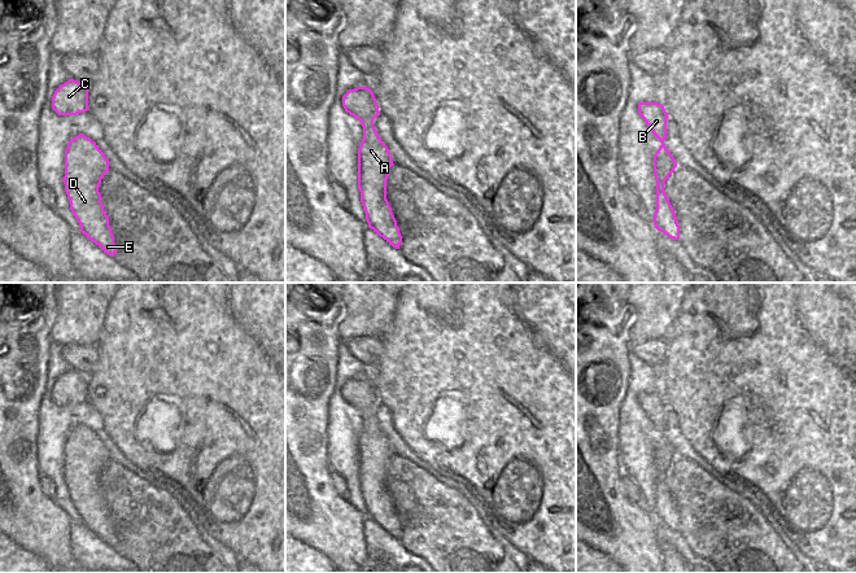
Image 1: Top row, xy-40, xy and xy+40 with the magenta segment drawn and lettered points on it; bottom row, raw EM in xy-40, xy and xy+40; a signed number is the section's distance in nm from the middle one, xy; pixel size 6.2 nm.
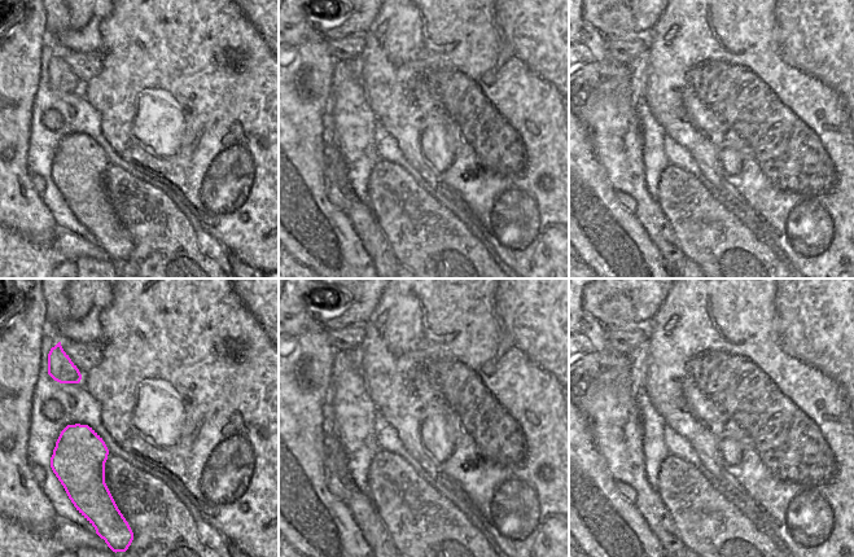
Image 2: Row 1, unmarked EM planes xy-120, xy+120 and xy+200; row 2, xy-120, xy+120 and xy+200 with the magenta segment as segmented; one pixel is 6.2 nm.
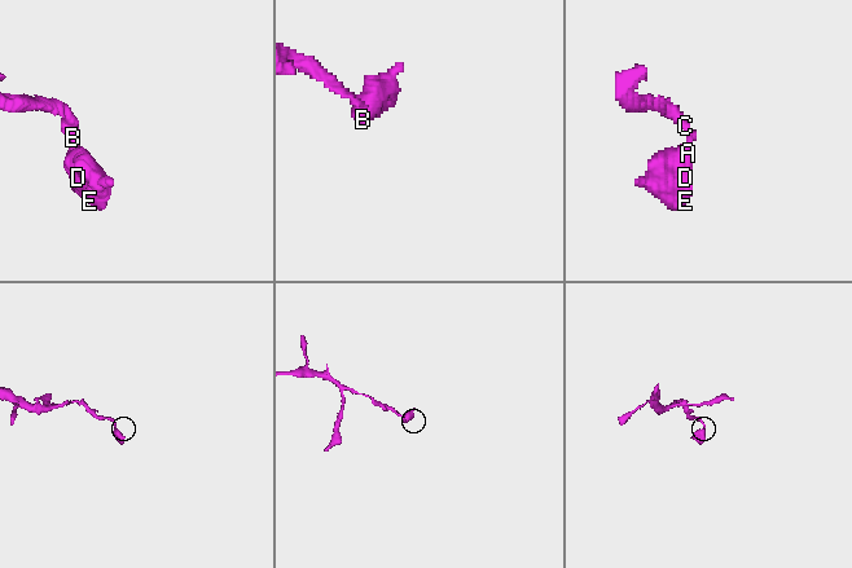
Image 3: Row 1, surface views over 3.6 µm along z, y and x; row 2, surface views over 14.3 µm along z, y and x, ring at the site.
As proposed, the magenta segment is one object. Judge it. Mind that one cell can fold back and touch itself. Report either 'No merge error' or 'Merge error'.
No merge error.

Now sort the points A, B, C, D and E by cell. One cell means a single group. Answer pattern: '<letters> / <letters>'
A B C D E

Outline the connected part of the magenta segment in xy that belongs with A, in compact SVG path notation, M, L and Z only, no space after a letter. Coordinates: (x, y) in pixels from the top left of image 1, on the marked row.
M357 87L342 96L342 106L363 127L363 140L358 148L358 189L366 220L376 235L399 249L402 236L386 200L386 179L394 163L374 127L374 119L380 115L376 99L370 88Z

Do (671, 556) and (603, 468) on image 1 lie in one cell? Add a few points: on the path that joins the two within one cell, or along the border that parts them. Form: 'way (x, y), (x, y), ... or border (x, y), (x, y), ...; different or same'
border (660, 546), (662, 559); different

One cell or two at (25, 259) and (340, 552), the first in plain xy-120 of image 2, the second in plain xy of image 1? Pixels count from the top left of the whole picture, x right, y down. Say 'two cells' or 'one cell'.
two cells

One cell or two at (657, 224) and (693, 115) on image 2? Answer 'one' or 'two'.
two

